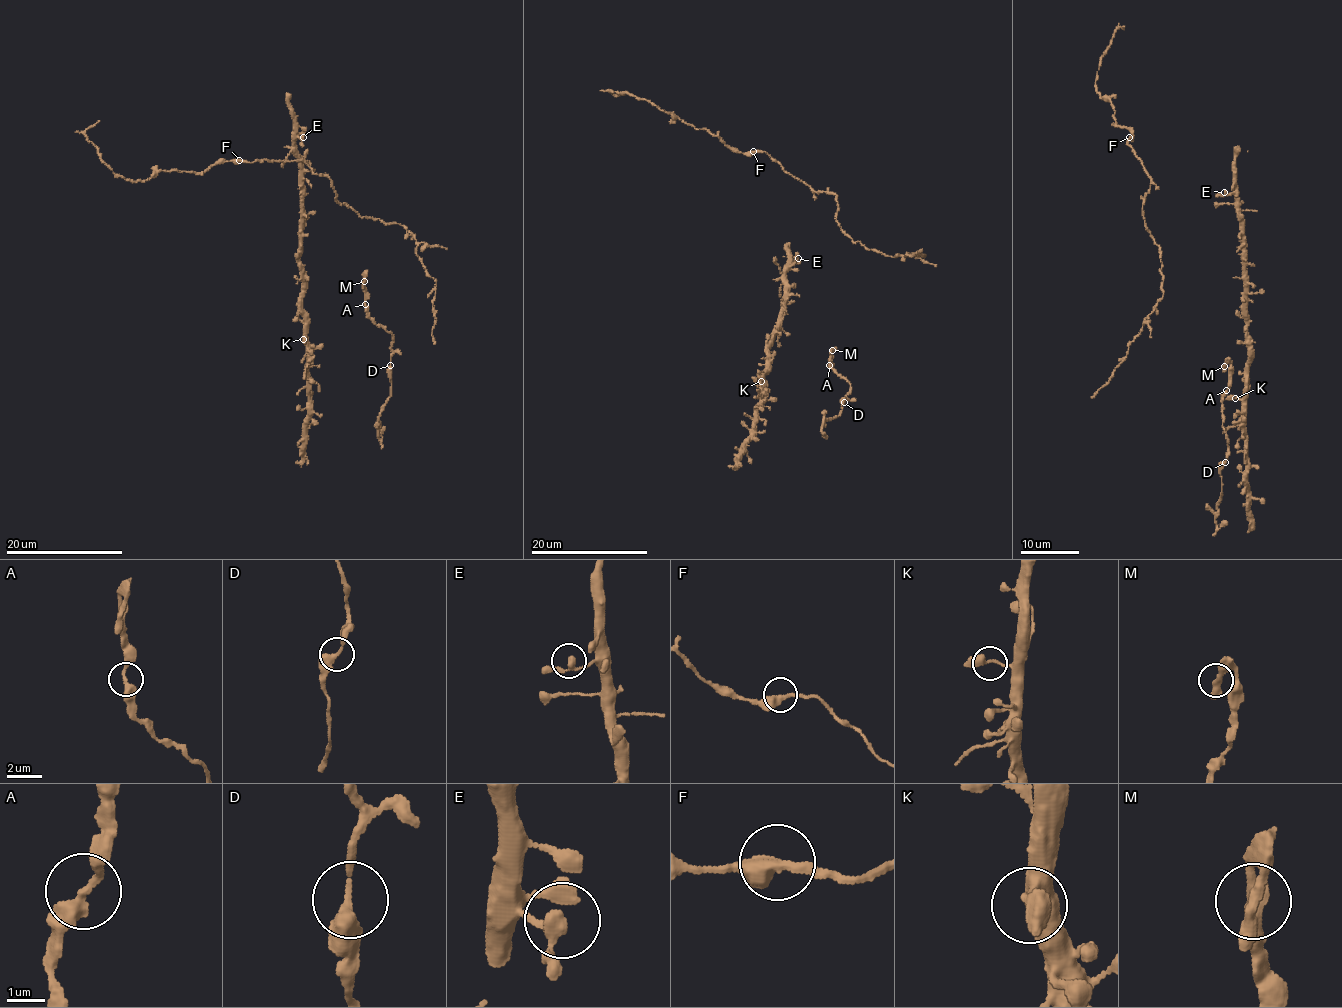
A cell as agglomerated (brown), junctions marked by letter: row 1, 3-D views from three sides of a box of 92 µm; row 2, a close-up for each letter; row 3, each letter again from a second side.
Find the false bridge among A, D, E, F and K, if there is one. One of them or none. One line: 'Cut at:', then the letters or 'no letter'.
Cut at: no letter

